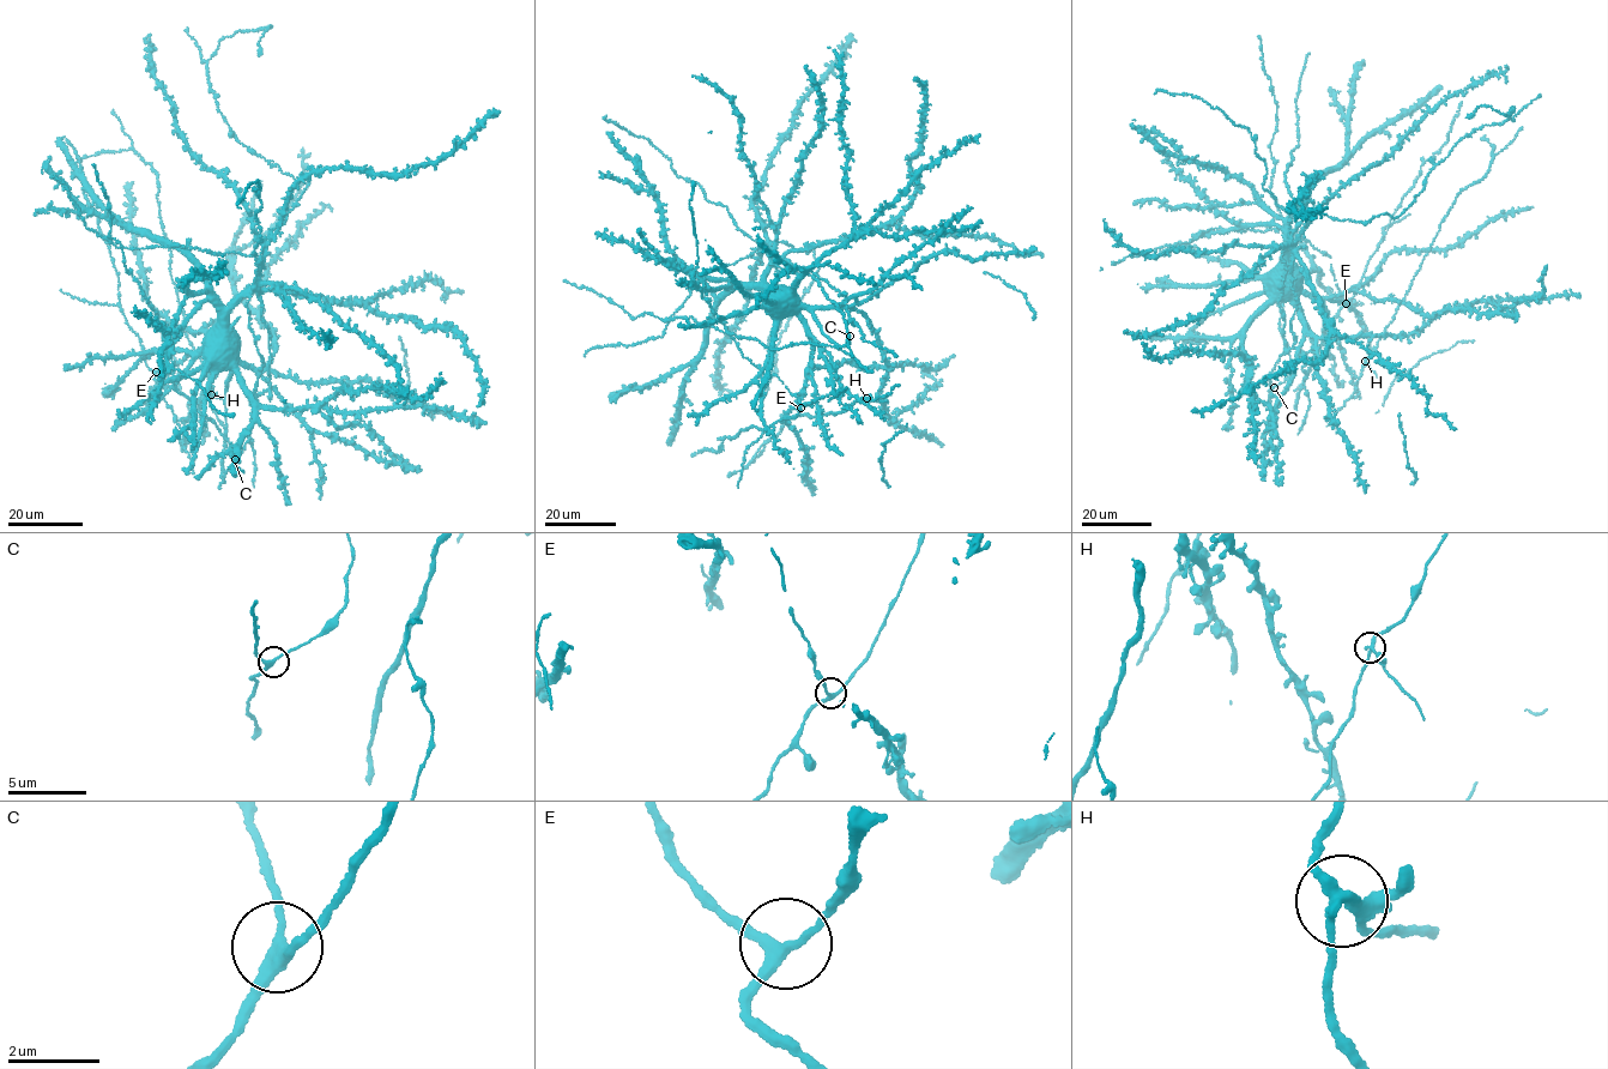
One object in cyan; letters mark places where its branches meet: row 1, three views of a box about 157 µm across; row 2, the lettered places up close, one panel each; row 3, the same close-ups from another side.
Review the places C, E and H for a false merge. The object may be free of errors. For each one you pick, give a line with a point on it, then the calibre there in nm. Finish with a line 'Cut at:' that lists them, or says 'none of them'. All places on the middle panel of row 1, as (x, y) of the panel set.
H: (866, 398) | 200 nm
Cut at: H

